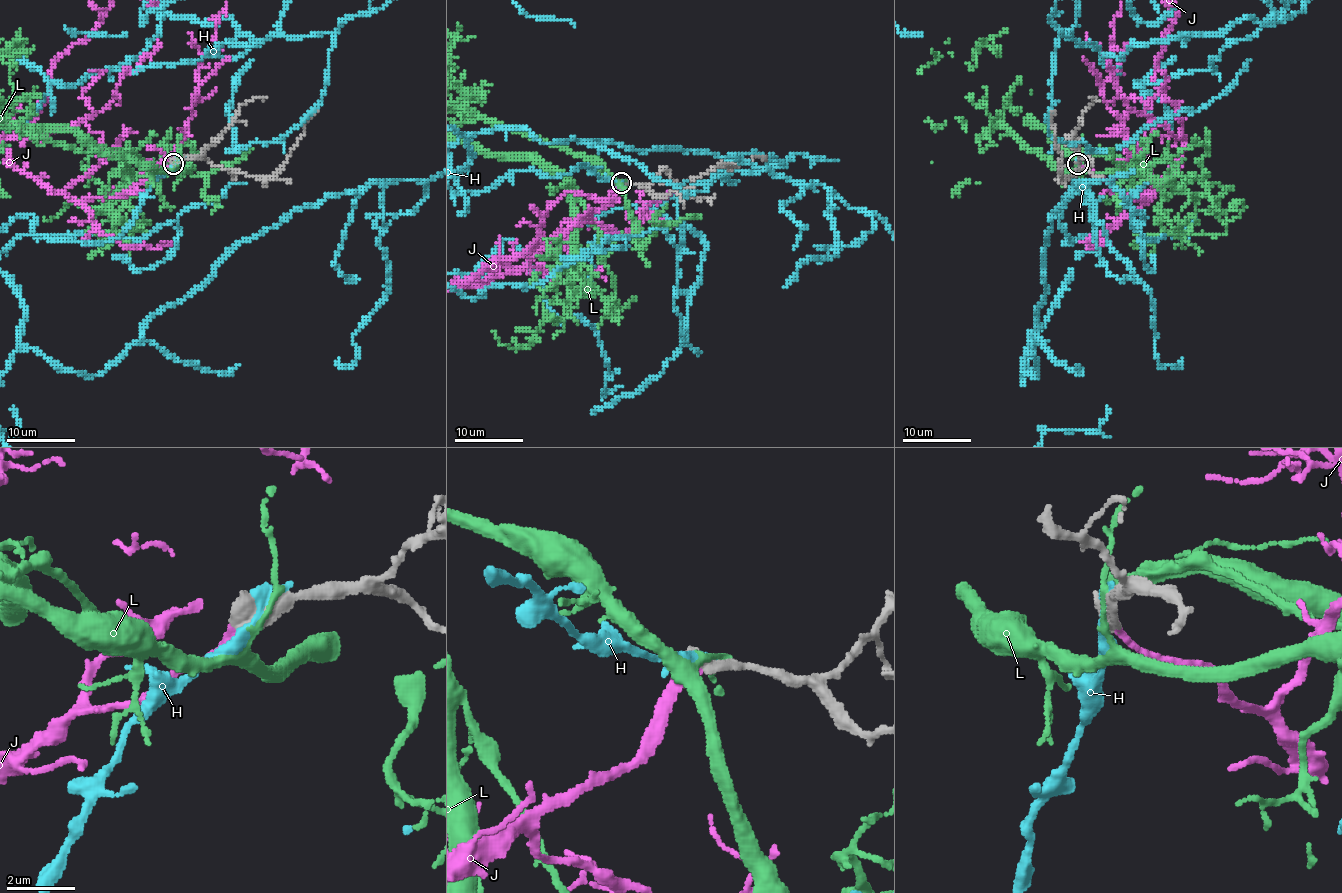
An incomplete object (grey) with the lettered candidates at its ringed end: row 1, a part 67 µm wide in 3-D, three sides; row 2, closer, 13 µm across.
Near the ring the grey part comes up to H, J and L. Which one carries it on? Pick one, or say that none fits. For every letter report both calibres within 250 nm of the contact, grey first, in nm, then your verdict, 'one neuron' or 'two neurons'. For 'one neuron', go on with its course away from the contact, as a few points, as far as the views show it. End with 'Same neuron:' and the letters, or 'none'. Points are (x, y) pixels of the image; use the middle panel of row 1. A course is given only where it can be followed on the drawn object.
H: calibres 650 and 360 nm; two neurons
J: calibres 600 and 280 nm; one neuron
L: calibres 600 and 180 nm; two neurons
Same neuron: J

